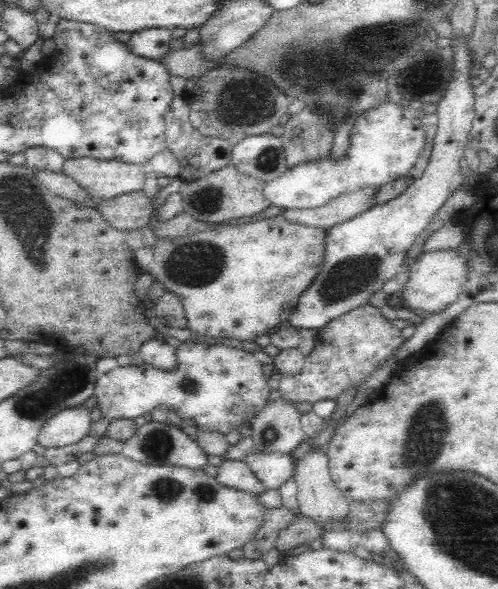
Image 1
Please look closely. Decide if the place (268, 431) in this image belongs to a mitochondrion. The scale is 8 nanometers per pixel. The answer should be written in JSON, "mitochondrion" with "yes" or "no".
{"mitochondrion":"yes"}

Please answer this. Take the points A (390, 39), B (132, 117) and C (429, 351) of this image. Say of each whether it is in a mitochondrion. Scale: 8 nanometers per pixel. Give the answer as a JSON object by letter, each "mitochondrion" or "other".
{"A":"mitochondrion","B":"mitochondrion","C":"other"}

